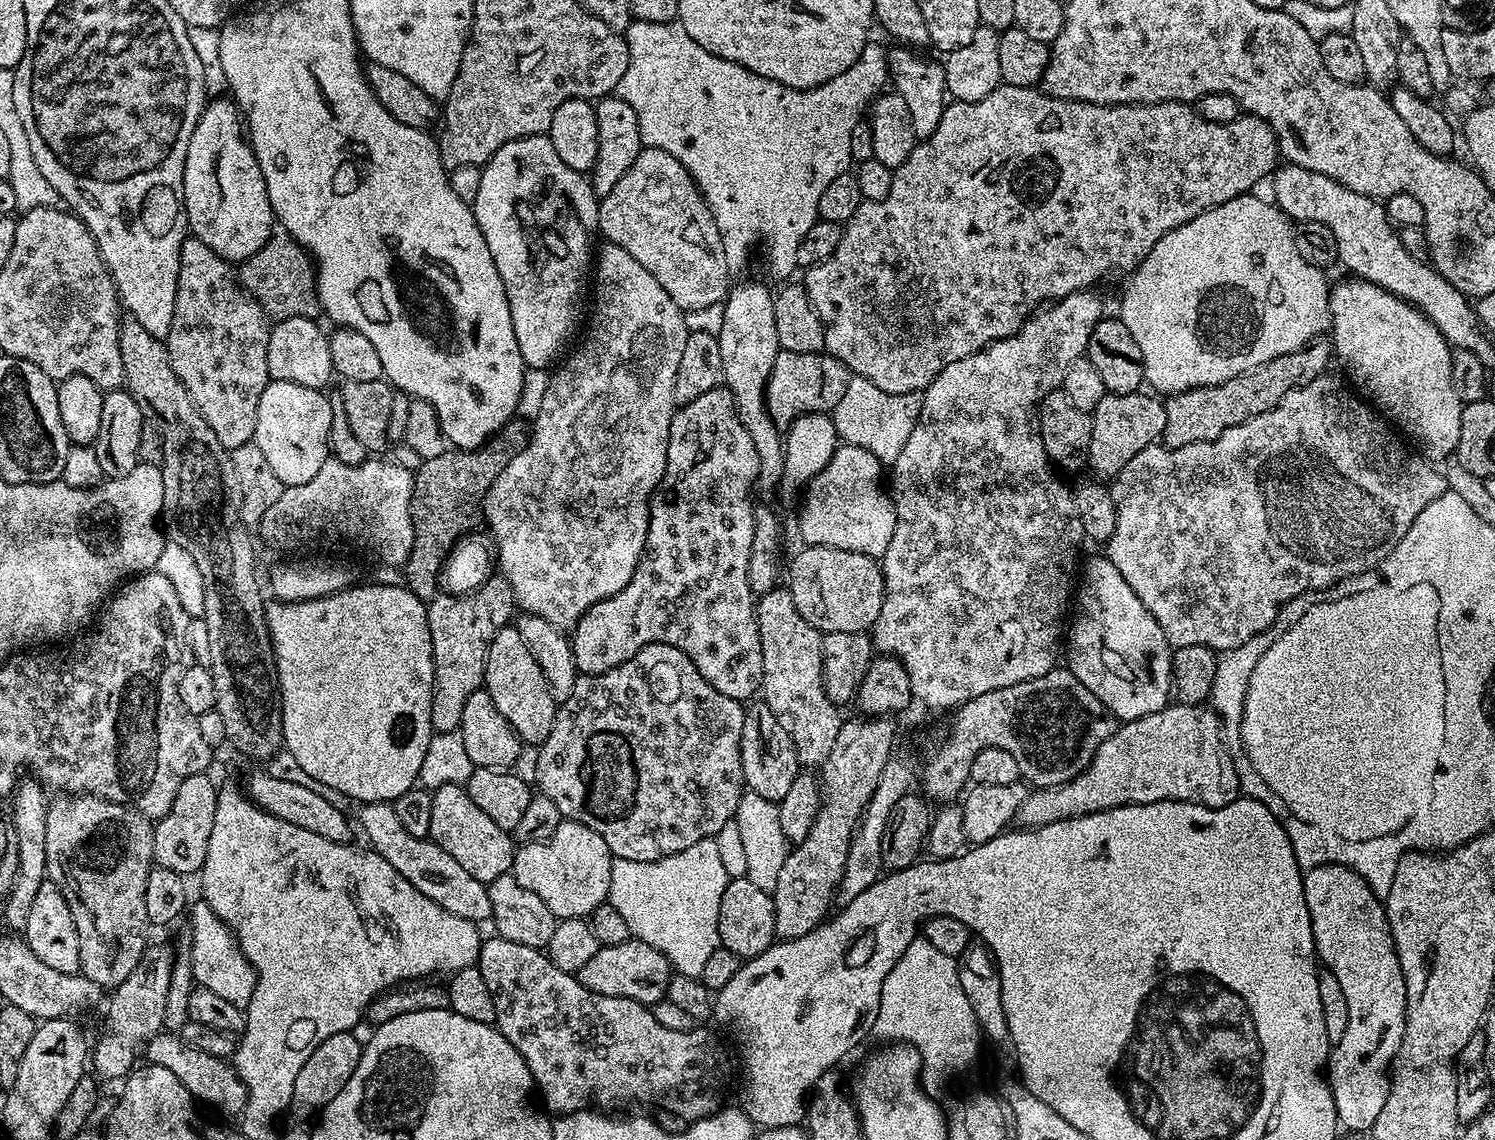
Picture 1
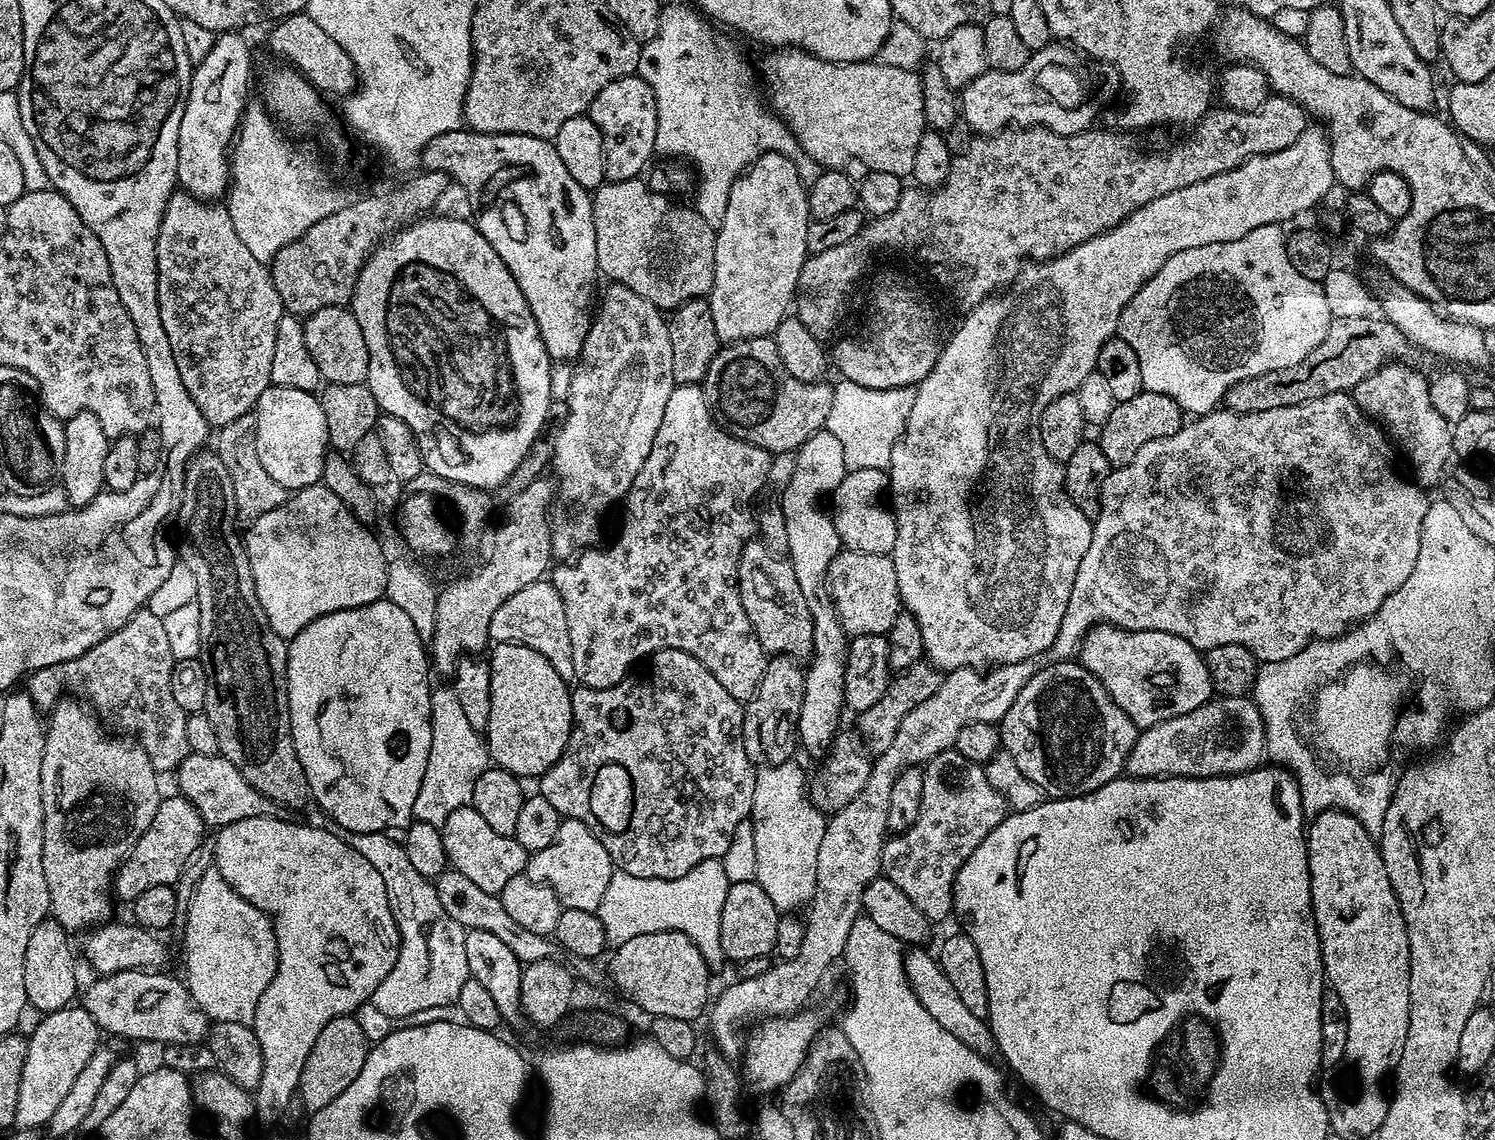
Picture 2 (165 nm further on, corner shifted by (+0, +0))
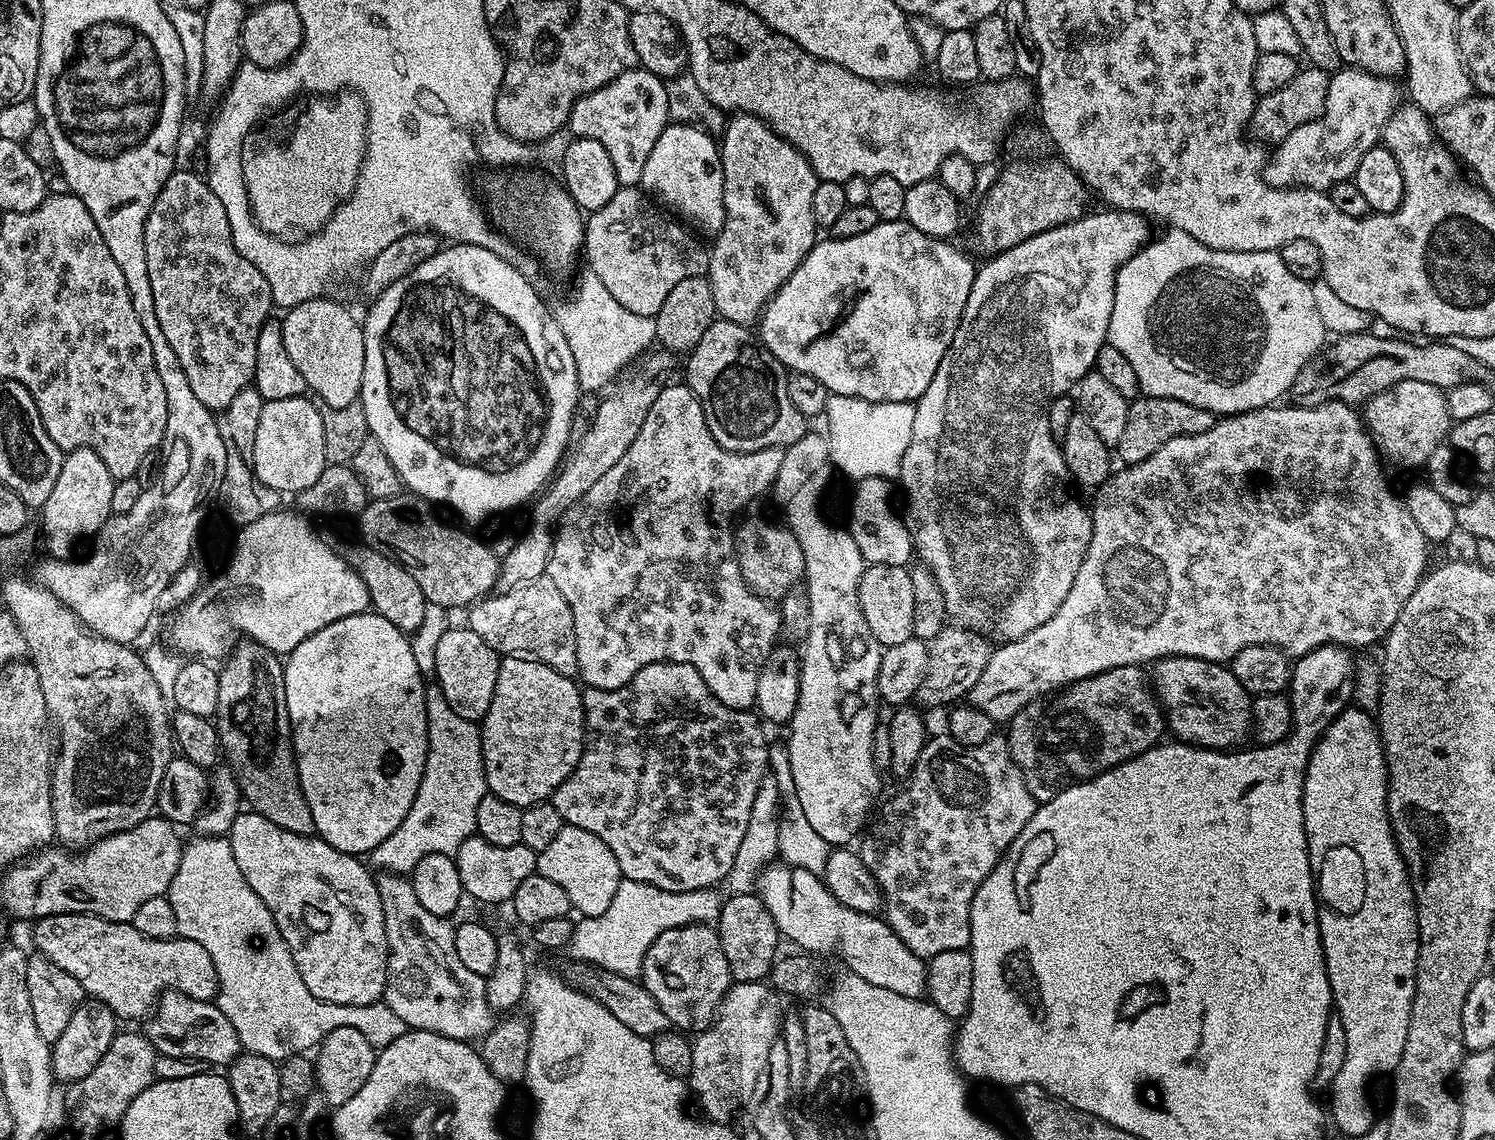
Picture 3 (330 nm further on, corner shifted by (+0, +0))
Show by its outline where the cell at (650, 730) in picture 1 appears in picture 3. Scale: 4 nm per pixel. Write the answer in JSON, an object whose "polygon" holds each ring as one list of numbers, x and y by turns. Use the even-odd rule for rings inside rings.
{"polygon":[[651,664,638,670,638,674,634,674,634,678,626,686,609,692,601,688,585,687,582,695,586,733,584,753,578,766,570,774,570,778,566,778,566,782,562,782,562,786,558,786,552,792,550,803,554,806,554,810,562,814,565,824,573,824,582,830,590,830,590,834,602,838,602,842,606,842,606,846,614,850,614,858,618,858,620,875,623,879,646,882,650,886,658,886,662,890,671,892,716,888,730,874,730,868,734,865,734,858,738,853,738,846,741,845,746,826,749,825,750,810,753,809,755,795,769,771,770,744,769,741,764,741,764,732,760,729,761,721,751,711,731,708,723,704,708,689,706,682,702,682,702,674,698,674,698,670,694,670,694,666,689,664]]}

